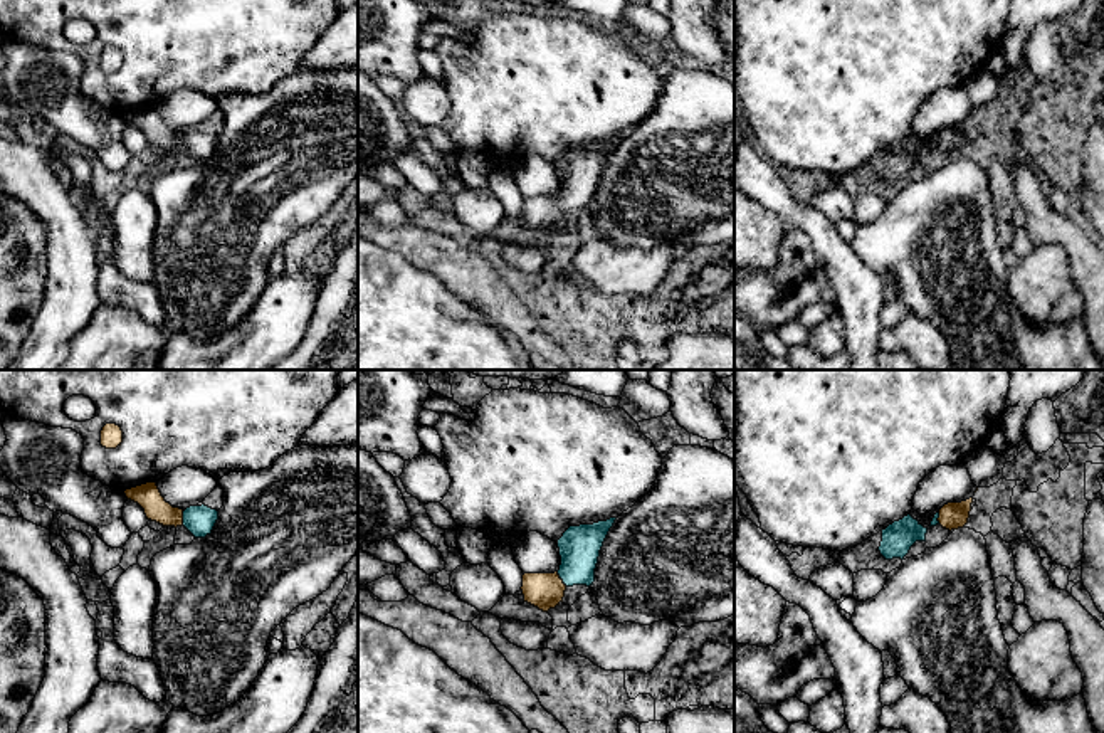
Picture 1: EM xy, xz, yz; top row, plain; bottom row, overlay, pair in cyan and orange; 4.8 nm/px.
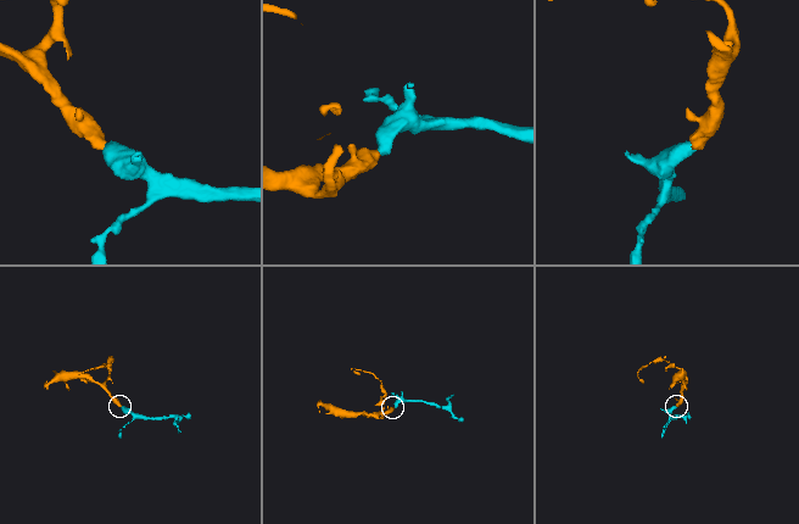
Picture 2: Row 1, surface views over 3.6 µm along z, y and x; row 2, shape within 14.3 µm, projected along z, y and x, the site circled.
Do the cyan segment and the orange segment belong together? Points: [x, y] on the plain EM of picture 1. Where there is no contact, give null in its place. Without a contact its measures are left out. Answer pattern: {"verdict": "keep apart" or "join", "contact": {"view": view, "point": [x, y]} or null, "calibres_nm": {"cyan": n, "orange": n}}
{"verdict": "join", "contact": {"view": "xz", "point": [560, 200]}, "calibres_nm": {"cyan": 190, "orange": 180}}

